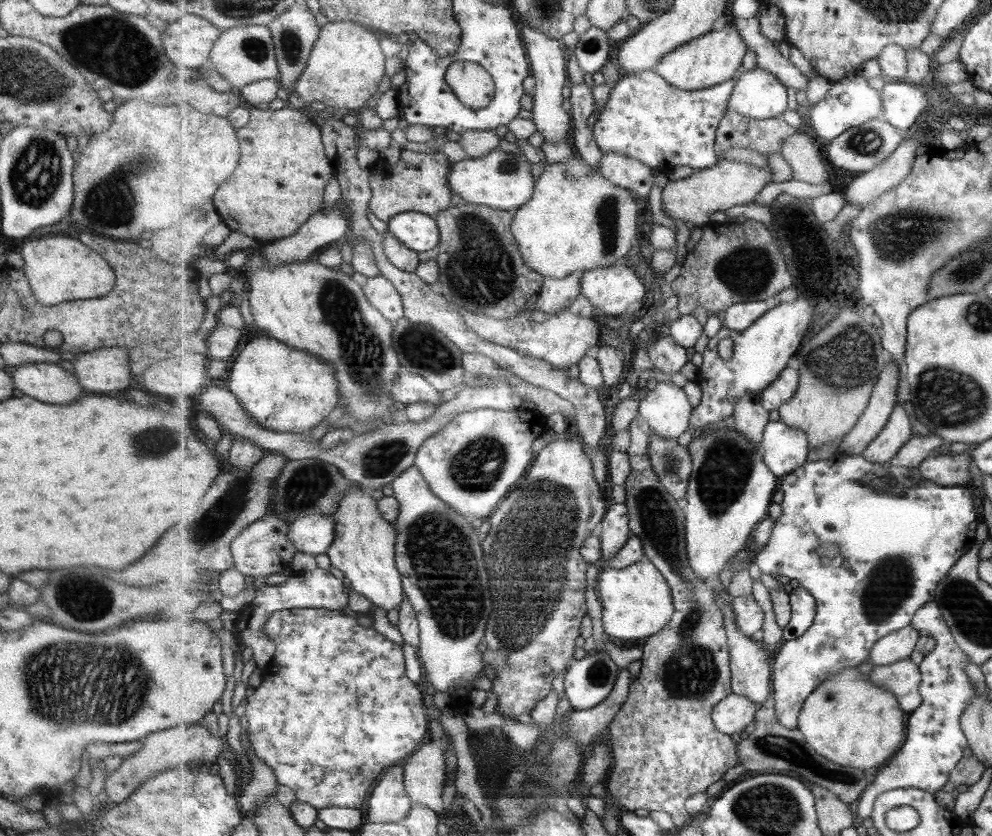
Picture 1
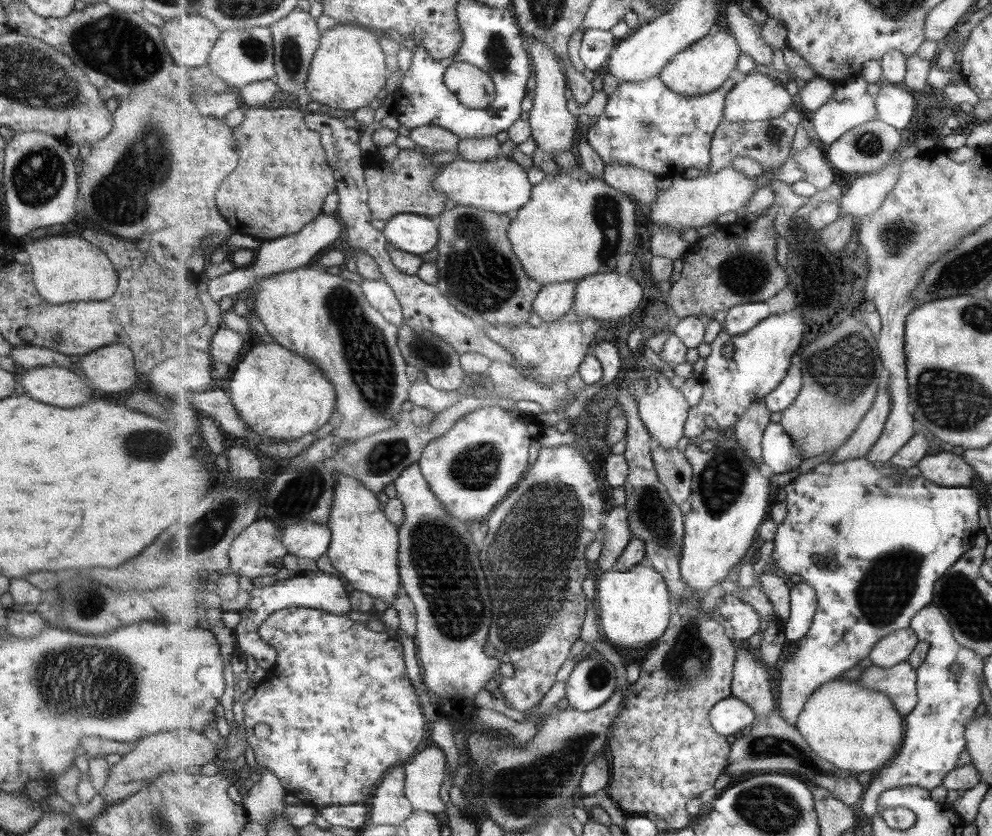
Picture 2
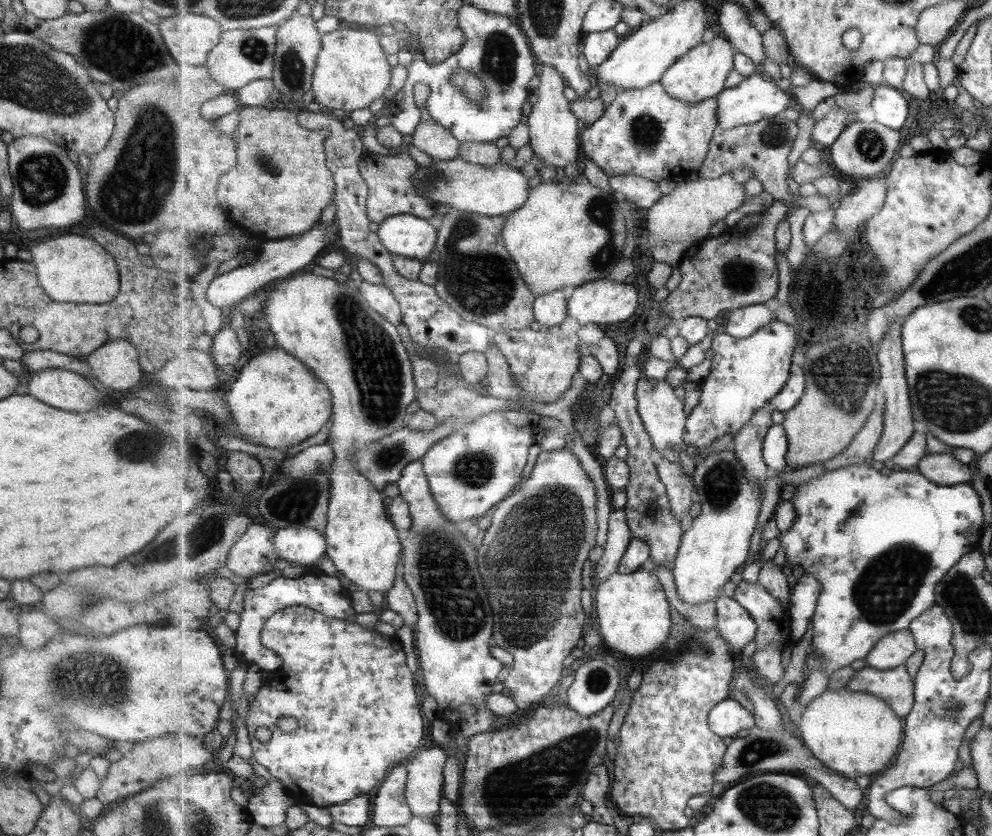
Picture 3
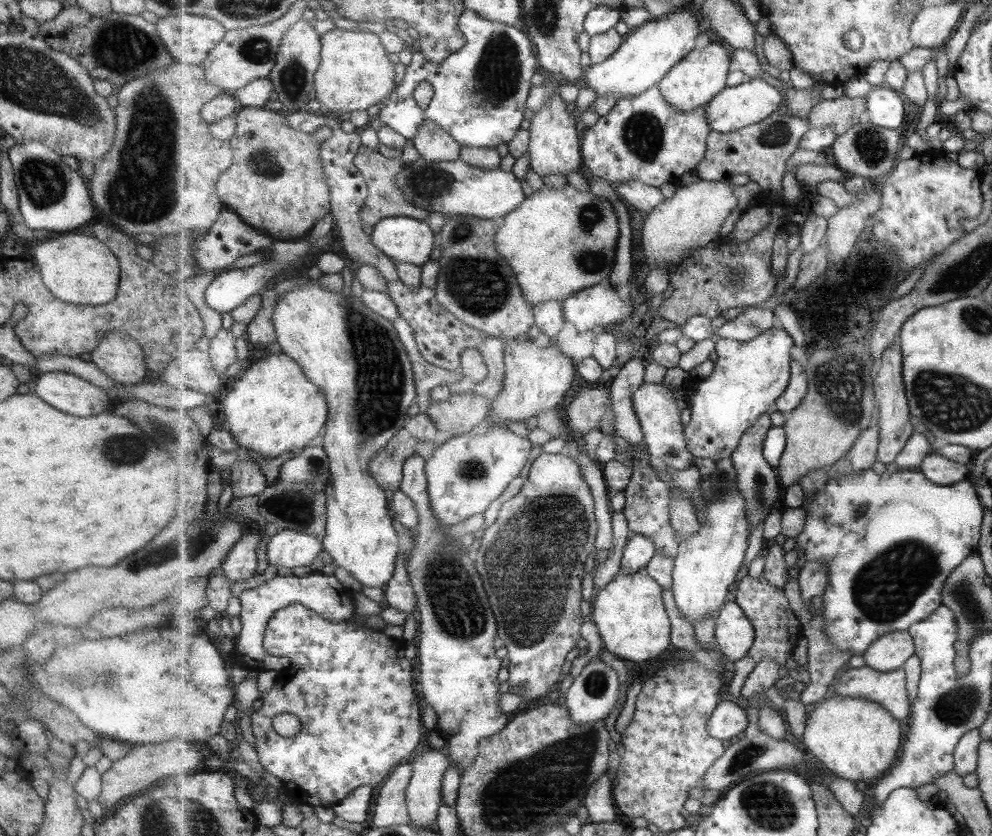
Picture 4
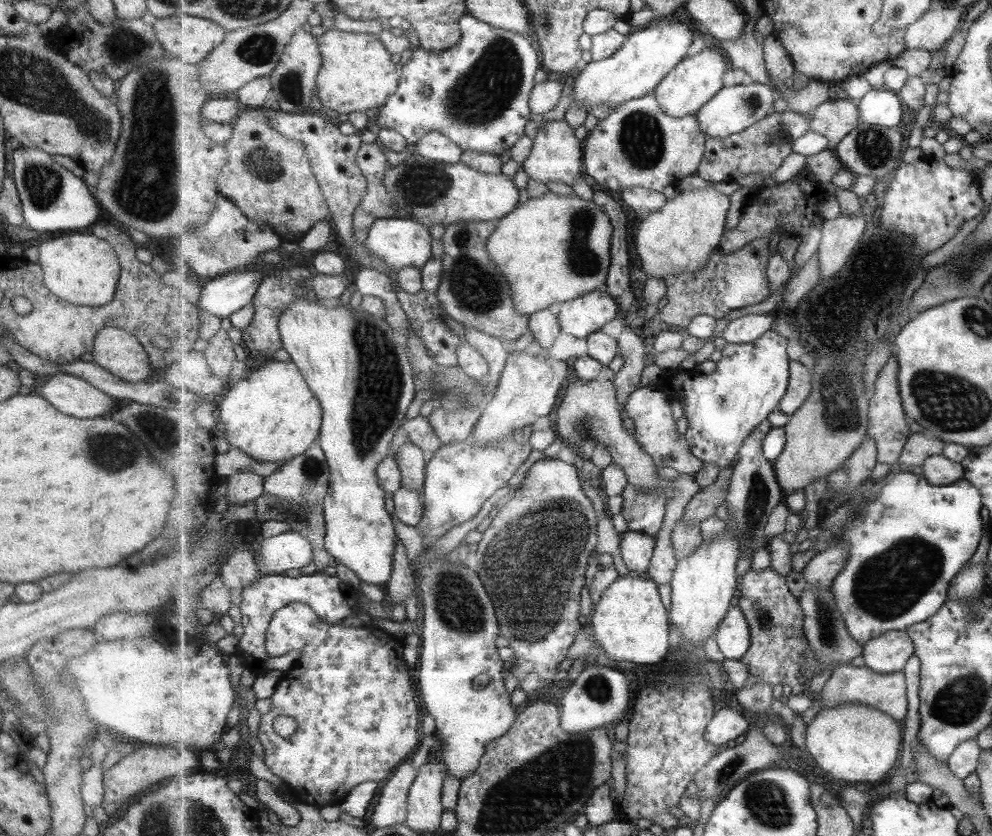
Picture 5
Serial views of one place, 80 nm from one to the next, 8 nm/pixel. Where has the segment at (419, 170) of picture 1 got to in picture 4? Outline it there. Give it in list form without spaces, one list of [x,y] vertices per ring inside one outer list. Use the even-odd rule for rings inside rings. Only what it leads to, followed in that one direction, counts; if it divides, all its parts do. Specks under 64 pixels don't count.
[[[363,146],[355,158],[355,165],[362,172],[367,181],[367,188],[369,188],[365,206],[360,210],[363,225],[375,227],[383,218],[390,218],[391,216],[409,216],[419,221],[427,220],[429,212],[409,202],[402,196],[399,187],[396,185],[396,174],[399,174],[400,170],[405,169],[405,166],[408,165],[407,162],[403,163],[400,158],[393,158],[392,153],[385,150]]]

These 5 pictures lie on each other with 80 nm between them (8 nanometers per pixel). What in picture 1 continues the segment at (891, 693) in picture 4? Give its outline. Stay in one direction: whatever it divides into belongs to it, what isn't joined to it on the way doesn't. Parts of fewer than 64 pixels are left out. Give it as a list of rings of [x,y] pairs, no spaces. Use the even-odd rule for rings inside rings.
[[[911,658],[889,666],[875,666],[868,677],[877,686],[893,691],[905,713],[911,714],[921,708],[924,702],[920,692],[923,674],[920,665]]]

